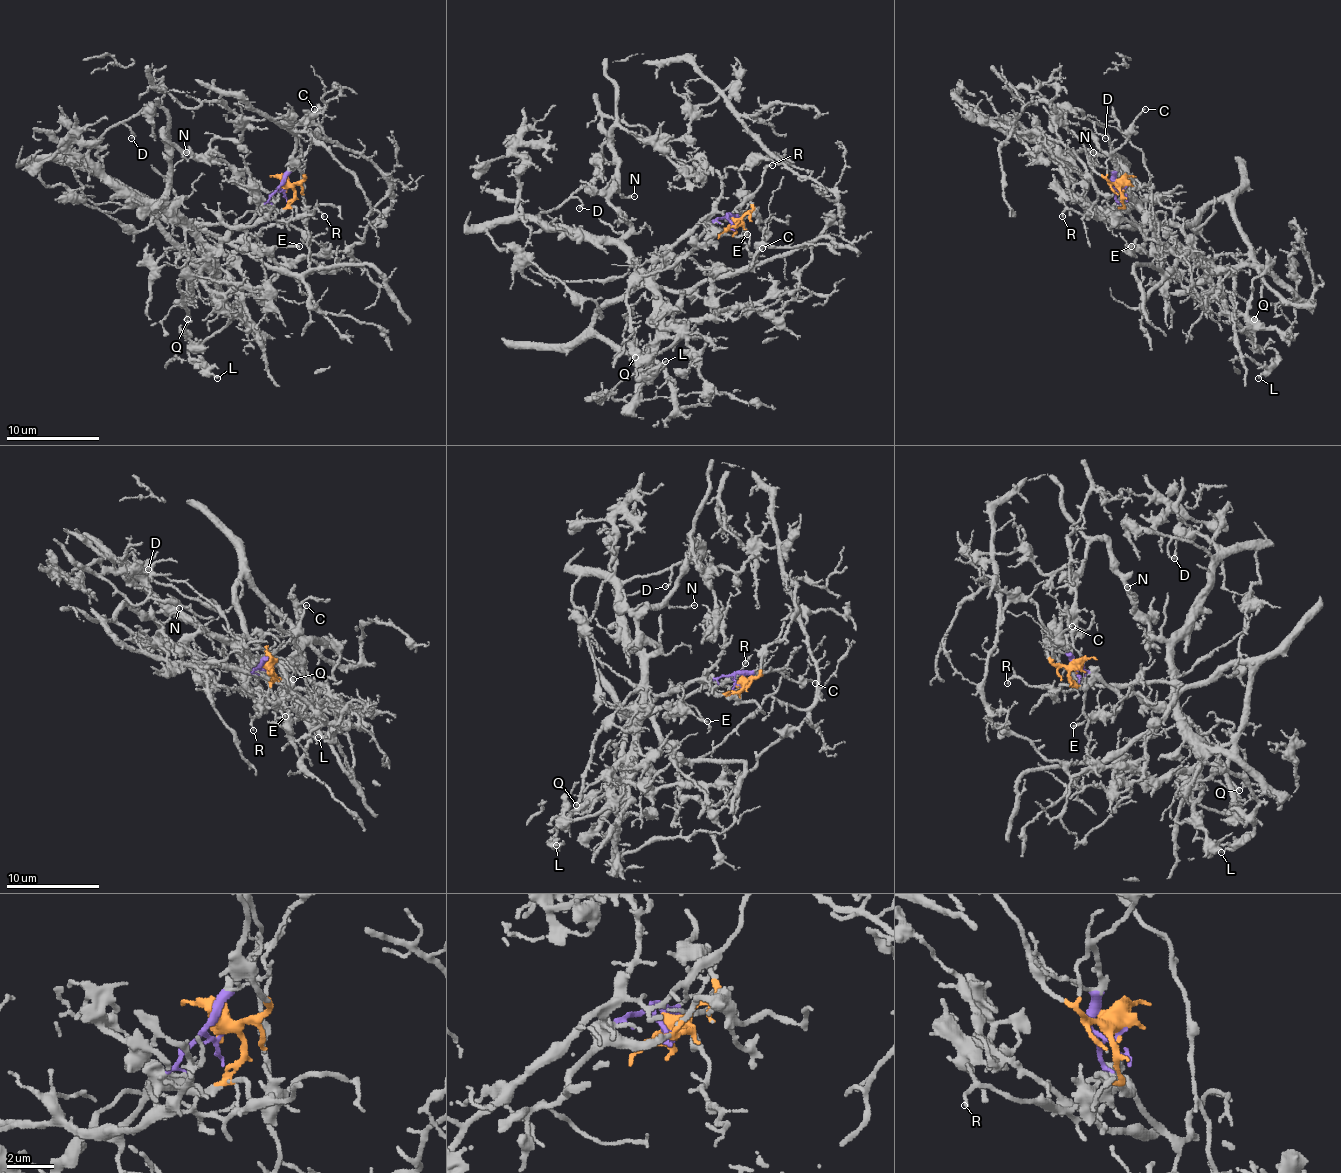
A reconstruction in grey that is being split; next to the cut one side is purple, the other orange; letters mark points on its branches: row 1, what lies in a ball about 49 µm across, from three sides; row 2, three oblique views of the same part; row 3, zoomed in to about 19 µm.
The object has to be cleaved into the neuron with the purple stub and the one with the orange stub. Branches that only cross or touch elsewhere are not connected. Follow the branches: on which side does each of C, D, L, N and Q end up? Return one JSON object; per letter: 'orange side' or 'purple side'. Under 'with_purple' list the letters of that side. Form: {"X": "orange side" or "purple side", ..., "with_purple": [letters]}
{"C": "purple side", "D": "orange side", "L": "orange side", "N": "orange side", "Q": "orange side", "with_purple": ["C"]}

